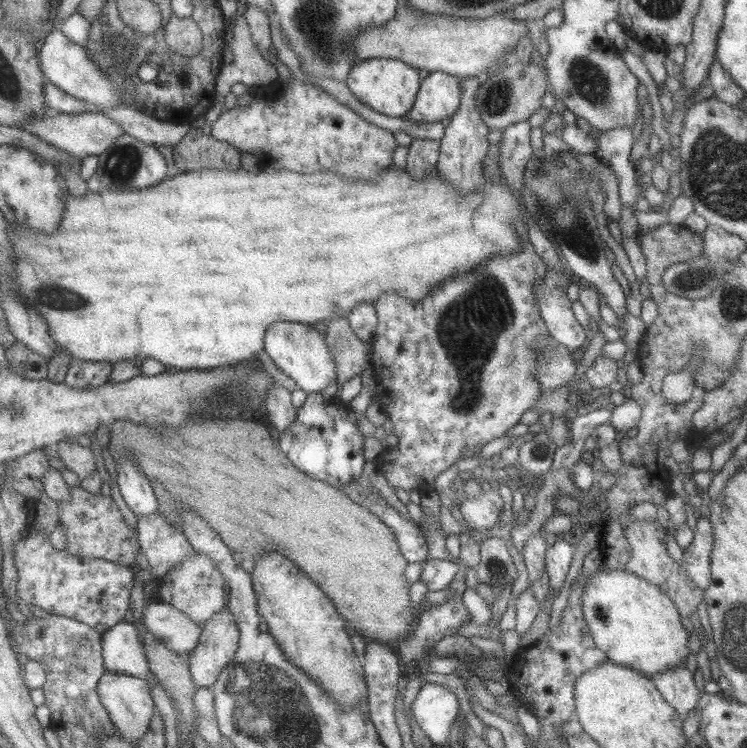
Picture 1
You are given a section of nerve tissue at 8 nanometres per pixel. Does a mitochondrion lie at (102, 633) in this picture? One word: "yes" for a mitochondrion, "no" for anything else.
no

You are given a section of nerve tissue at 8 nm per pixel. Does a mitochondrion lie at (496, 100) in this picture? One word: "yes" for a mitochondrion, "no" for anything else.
yes

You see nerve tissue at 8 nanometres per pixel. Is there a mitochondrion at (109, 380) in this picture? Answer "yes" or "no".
no

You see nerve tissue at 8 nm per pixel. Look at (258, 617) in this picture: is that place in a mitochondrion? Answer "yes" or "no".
no

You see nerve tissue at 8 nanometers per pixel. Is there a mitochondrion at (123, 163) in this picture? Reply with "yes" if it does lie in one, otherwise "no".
yes

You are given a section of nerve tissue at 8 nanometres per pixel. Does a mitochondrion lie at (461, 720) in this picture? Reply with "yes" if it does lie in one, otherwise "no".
no

